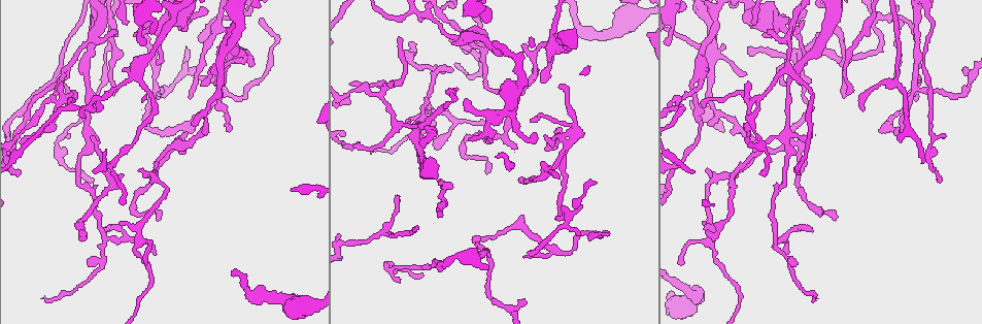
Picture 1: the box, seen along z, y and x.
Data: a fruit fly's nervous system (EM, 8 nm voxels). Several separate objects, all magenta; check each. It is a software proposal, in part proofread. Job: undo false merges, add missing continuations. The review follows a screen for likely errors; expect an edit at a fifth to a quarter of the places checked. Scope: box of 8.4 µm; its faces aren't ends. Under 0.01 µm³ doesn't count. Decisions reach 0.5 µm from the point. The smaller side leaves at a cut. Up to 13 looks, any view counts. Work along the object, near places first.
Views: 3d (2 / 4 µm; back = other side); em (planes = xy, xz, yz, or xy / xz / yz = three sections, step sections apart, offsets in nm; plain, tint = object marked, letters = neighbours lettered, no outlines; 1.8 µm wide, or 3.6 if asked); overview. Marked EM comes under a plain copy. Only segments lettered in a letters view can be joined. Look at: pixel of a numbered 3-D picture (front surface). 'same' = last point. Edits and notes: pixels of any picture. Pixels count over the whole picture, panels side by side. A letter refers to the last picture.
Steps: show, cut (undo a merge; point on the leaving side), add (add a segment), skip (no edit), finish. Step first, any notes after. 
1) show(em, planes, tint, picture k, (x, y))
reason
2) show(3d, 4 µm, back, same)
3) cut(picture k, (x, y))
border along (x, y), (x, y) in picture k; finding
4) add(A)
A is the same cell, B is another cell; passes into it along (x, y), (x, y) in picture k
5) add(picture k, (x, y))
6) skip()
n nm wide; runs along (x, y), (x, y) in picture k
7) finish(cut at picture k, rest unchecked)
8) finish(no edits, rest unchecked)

show(3d, 4 µm, back, picture 1, (811, 47))
narrows sharply

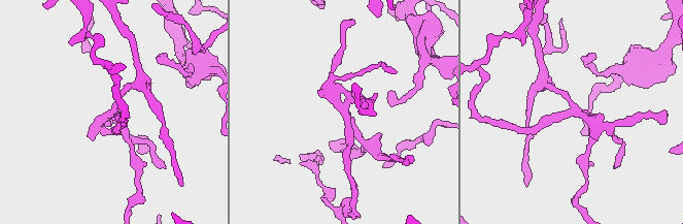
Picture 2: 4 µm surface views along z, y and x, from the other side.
show(em, planes, letters, picture 2, (578, 110))
4 arms; shape alone is not enough

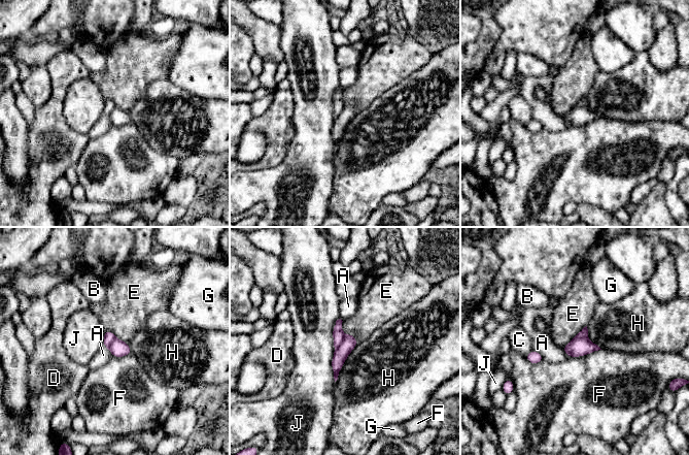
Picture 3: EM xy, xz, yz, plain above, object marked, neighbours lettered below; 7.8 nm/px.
skip()
A, B, C, D, E, F, G, H and J are other cells; border along (342, 321), (342, 331), (357, 343) in picture 3; one neuron here

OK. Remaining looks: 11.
show(em, yz, step 4, letters, picture 1, (463, 102))
branch stops here

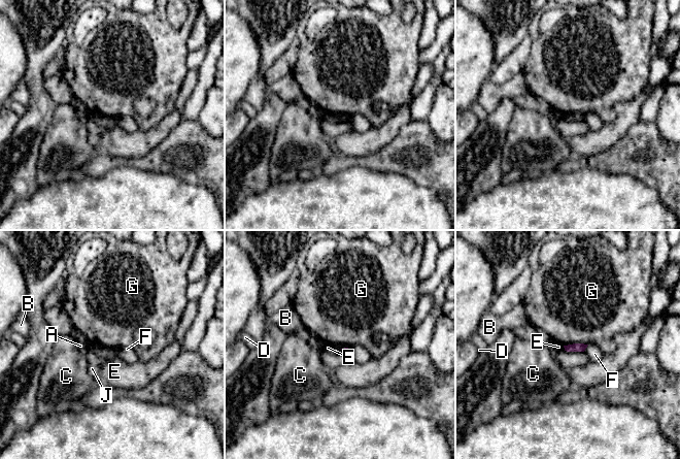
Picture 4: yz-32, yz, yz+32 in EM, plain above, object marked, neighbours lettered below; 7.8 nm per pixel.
skip()
A, B, C, D, E, F, G and J are other cells; border along (587, 343), (571, 342), (564, 346) in picture 4; no lettered segment goes on from it

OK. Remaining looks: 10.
show(3d, 4 µm, picture 1, (380, 95))
four-way junction

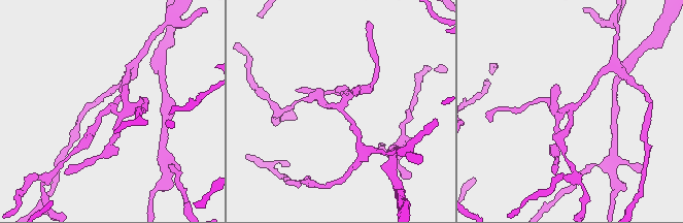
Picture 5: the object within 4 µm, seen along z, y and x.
show(em, xy, step 4, tint, picture 5, (571, 110))
now the EM

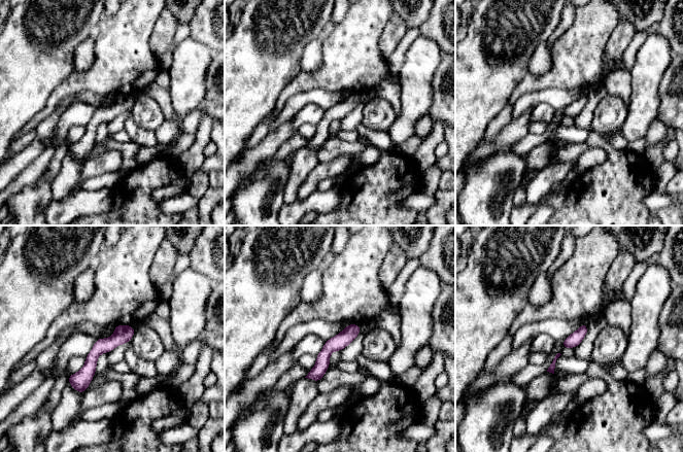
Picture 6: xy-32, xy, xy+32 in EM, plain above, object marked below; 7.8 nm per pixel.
show(em, planes, letters, same)
another direction

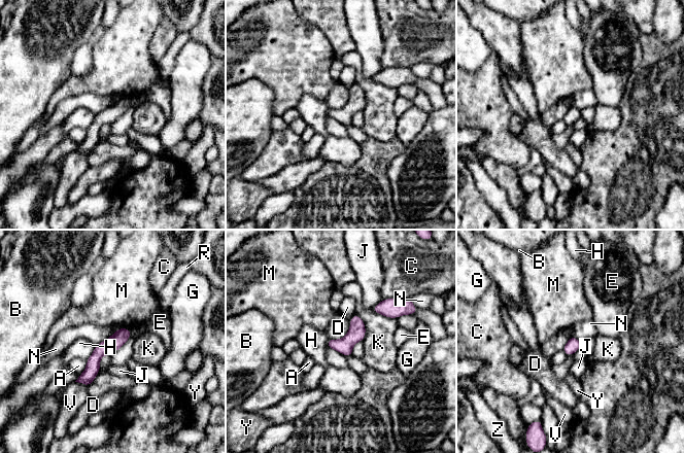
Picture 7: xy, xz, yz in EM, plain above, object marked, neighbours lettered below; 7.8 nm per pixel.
skip()
A, B, C, D, E, G, H, J, K, M, N, R, V, Y and Z are other cells; runs along (126, 330), (80, 380) in picture 7; continuous, no second neuron

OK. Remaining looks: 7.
show(em, planes, letters, picture 1, (762, 174))
free end

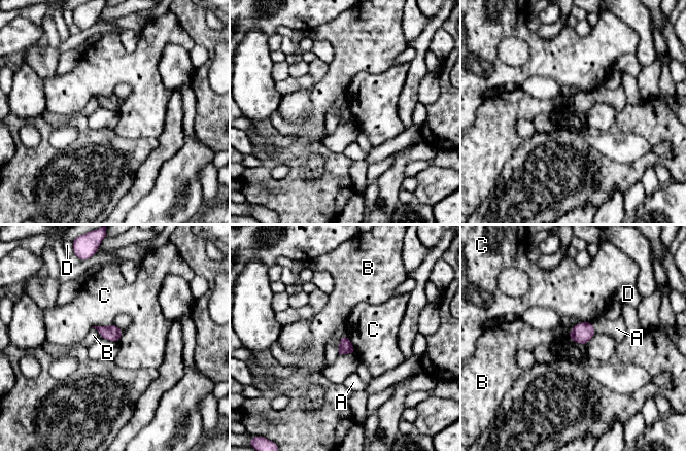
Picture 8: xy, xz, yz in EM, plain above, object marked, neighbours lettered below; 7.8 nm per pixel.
skip()
A, B, C and D are other cells; border along (112, 323), (91, 327) in picture 8; no lettered segment goes on from it

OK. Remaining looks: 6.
show(em, xy, step 16, tint, picture 1, (506, 134))
abrupt turn

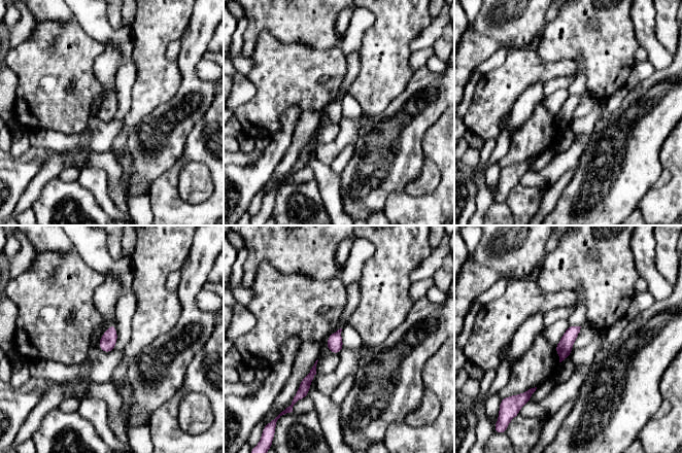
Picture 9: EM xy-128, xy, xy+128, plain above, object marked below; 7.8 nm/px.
show(em, xy, step 16, letters, same)
what lies round it

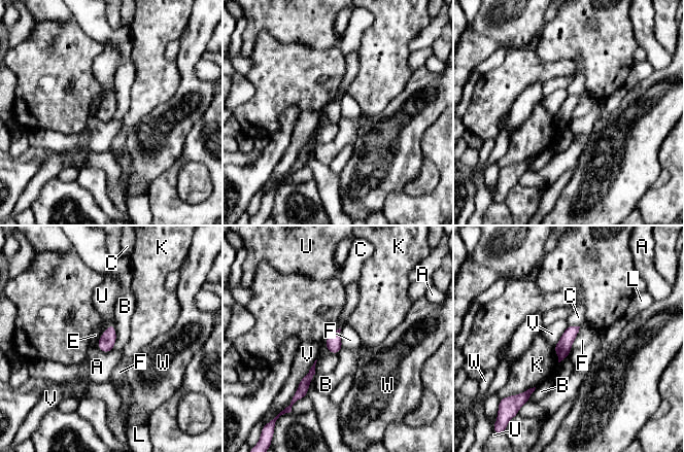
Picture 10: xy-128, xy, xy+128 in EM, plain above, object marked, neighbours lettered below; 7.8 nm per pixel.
skip()
A, B, C, E, F, K, L, U, V and W are other cells; border along (580, 326), (570, 350) in picture 10; one neuron here

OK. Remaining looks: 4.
show(em, planes, letters, picture 1, (450, 41))
an open end

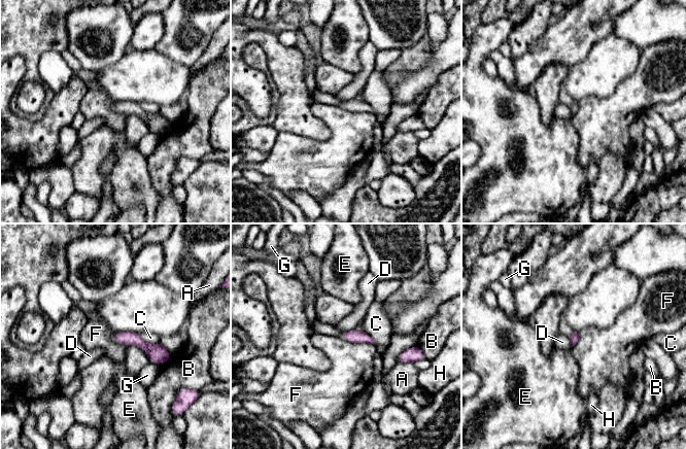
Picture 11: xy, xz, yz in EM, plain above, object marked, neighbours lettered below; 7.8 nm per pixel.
skip()
A, B, C, D, E, F, G and H are other cells; border along (340, 337), (374, 345) in picture 11; no lettered segment goes on from it

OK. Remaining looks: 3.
finish(no edits, rest unchecked)

